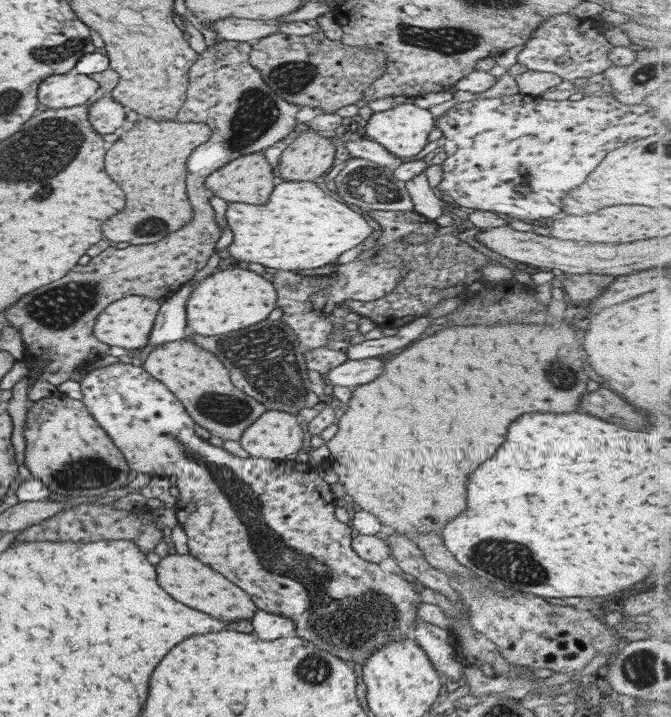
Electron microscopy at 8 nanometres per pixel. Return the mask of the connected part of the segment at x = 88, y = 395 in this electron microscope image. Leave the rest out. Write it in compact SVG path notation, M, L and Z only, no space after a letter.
M116 362L107 366L95 368L89 372L85 372L82 380L79 381L81 387L81 402L89 415L99 424L99 426L107 433L112 443L119 449L119 452L125 457L125 462L130 469L143 474L160 475L162 473L175 472L177 475L176 487L178 488L178 497L174 502L172 509L174 510L177 524L180 526L187 538L188 556L199 560L201 564L209 566L213 570L221 573L227 580L238 586L243 592L249 595L253 604L259 609L269 614L277 614L277 616L285 616L289 618L296 628L296 636L307 640L319 648L325 650L329 654L333 654L339 660L345 661L351 665L353 663L365 664L365 660L369 658L371 652L375 652L377 648L381 648L383 644L391 642L391 640L399 640L411 636L413 630L413 622L419 619L417 616L417 606L419 606L419 595L415 593L415 589L402 579L401 577L390 573L383 572L377 563L363 560L355 554L350 547L351 527L345 523L335 519L335 497L331 493L329 486L319 478L317 472L313 472L307 478L307 470L303 464L293 462L293 472L287 466L281 466L281 462L264 458L240 458L234 456L224 450L222 447L213 446L213 444L198 438L193 430L194 423L191 418L184 412L179 399L175 398L163 384L155 380L149 373L145 372L141 366L134 366L131 363Z

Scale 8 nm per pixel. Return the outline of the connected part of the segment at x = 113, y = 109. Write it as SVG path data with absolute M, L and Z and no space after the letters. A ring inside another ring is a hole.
M109 97L99 98L89 104L87 121L100 134L111 134L121 126L127 110Z

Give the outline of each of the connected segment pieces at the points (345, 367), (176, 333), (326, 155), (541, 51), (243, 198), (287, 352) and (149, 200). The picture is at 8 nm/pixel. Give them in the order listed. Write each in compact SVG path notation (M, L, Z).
M377 358L347 359L343 364L321 374L323 384L333 386L346 386L353 388L365 382L371 382L383 370L381 360Z
M187 282L160 304L157 317L154 319L148 338L149 346L159 346L167 341L185 337L185 306L195 289L196 283Z
M308 127L297 130L299 134L281 152L275 168L283 181L315 182L331 168L336 138Z
M566 13L551 15L529 34L515 60L529 70L556 74L563 81L572 82L576 78L603 73L612 64L607 55L613 47L603 36L604 28L604 23L591 18L568 16Z
M262 151L251 152L251 154L243 154L227 164L223 164L221 168L217 168L209 173L205 178L205 188L210 190L214 196L221 198L226 203L241 202L245 204L265 204L271 190L273 190L273 167L267 162Z
M266 319L227 334L197 336L192 332L189 336L191 342L196 346L217 357L217 360L227 369L229 380L235 388L263 404L267 410L284 410L286 414L291 415L295 415L298 410L303 410L303 408L311 408L320 399L309 389L308 368L296 338L295 332L285 322L281 322L281 319Z
M139 117L129 132L109 144L105 170L109 178L125 192L125 208L103 222L101 232L113 242L151 245L191 220L191 206L185 196L185 160L189 152L207 142L210 128L197 122L153 120Z

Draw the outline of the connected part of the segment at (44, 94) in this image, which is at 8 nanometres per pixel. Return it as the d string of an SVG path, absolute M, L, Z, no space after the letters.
M55 74L38 84L37 102L48 109L79 106L93 96L97 87L97 82L85 74Z

